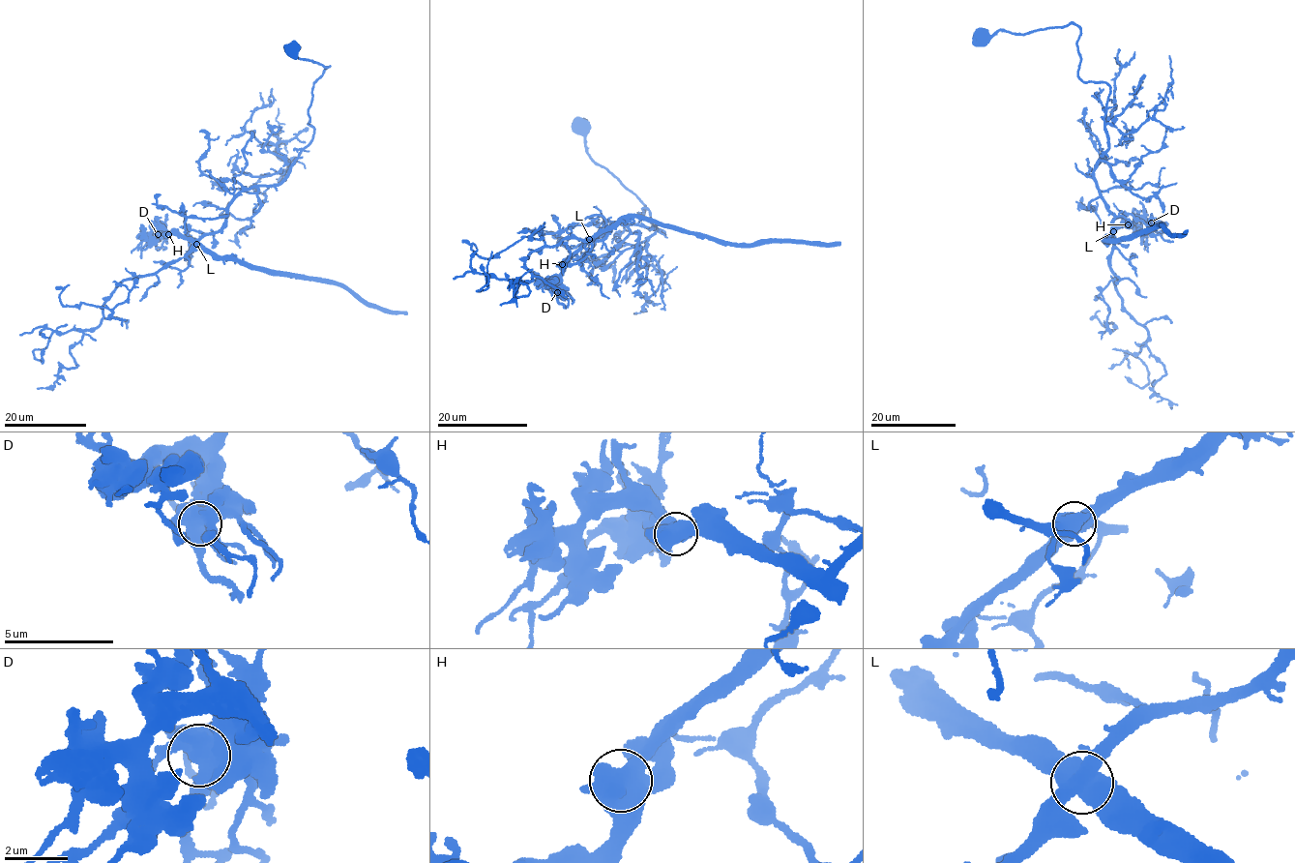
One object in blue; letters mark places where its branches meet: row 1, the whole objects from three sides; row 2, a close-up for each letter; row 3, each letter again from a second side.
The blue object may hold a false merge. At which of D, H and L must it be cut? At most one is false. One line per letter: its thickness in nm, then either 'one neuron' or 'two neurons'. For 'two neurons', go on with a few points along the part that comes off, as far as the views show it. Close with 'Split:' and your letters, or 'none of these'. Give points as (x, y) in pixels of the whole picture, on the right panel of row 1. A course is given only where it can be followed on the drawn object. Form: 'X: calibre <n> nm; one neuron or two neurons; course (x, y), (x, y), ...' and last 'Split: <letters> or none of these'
D: calibre 650 nm; one neuron
H: calibre 700 nm; one neuron
L: calibre 600 nm; two neurons; course (1112, 231), (1105, 241), (1121, 239), (1162, 223), (1171, 234), (1185, 233)
Split: L

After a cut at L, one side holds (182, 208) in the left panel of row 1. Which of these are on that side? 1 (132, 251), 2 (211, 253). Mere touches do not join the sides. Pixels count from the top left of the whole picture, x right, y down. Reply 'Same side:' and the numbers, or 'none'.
Same side: none

